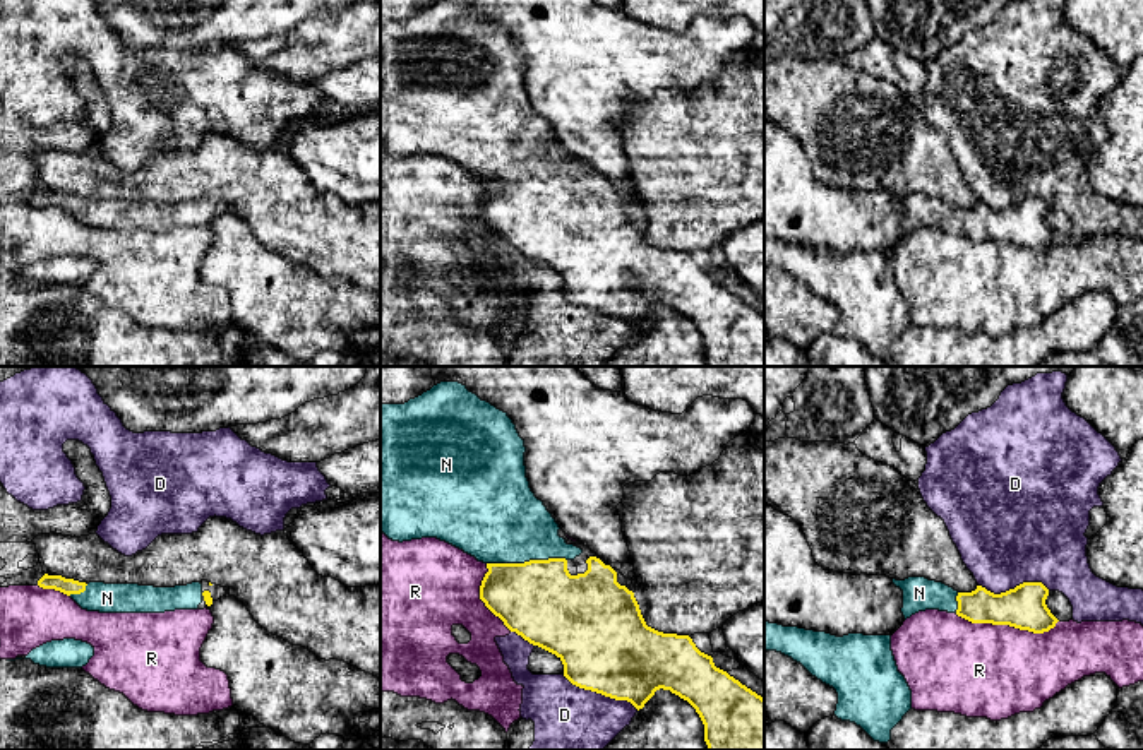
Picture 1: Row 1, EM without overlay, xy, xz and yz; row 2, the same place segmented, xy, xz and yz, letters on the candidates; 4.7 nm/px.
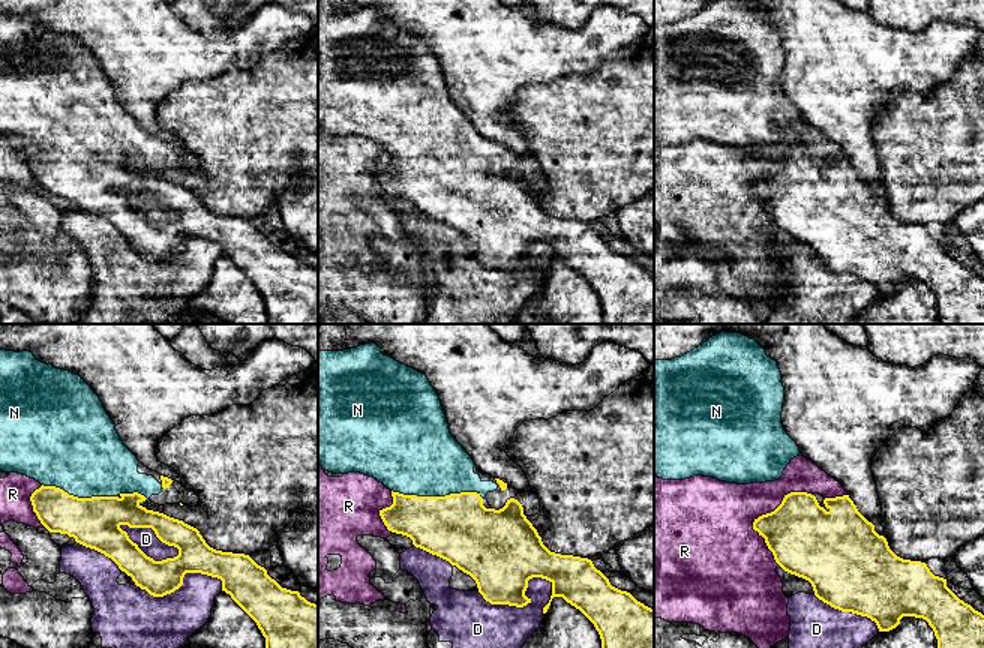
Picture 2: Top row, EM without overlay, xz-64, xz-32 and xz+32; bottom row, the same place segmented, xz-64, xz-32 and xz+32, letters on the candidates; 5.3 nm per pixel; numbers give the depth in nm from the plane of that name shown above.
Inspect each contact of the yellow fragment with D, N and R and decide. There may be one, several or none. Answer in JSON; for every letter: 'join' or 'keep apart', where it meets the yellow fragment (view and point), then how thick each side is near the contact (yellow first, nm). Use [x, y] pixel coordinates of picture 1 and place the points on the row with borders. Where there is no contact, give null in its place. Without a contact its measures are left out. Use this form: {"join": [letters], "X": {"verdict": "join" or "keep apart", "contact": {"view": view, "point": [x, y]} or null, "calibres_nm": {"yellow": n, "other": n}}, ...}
{"join": ["N"], "D": {"verdict": "keep apart", "contact": {"view": "xz", "point": [600, 692]}, "calibres_nm": {"yellow": 440, "other": 360}}, "N": {"verdict": "join", "contact": {"view": "xz", "point": [526, 562]}, "calibres_nm": {"yellow": 380, "other": 420}}, "R": {"verdict": "keep apart", "contact": {"view": "yz", "point": [1006, 624]}, "calibres_nm": {"yellow": 200, "other": 440}}}

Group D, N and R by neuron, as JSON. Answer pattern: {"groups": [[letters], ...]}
{"groups": [["D"], ["N"], ["R"]]}

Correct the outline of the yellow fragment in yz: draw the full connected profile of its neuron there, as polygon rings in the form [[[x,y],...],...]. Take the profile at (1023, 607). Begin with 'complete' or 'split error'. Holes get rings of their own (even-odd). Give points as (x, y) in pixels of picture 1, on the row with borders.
split error; [[[925,577],[893,579],[893,584],[903,591],[905,620],[919,611],[939,610],[972,623],[1009,625],[1033,634],[1049,632],[1059,622],[1045,604],[1049,589],[1042,582],[1023,582],[1001,594],[982,586],[972,592],[958,592]]]

